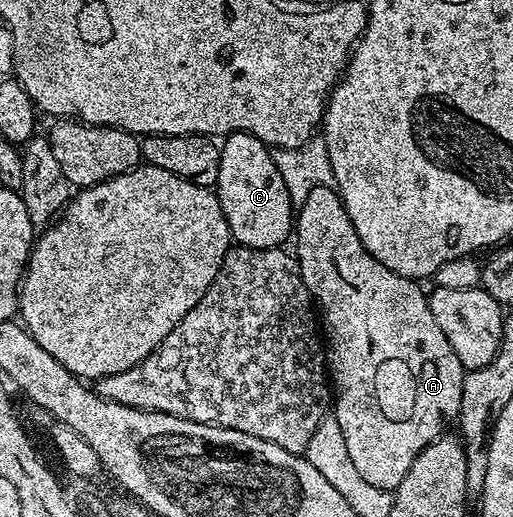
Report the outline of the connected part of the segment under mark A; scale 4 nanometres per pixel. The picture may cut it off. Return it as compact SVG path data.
M318 186L313 188L313 192L309 192L309 196L305 196L293 218L294 242L293 253L298 261L299 274L303 278L305 288L318 305L319 302L323 305L321 326L326 334L325 357L329 367L329 378L333 383L333 416L337 424L341 424L341 436L345 436L345 448L349 452L349 460L353 460L355 474L361 476L365 484L373 484L373 488L378 490L394 491L409 472L416 456L444 433L443 425L446 422L454 423L458 419L465 373L461 360L457 360L457 352L453 352L449 340L445 340L445 332L441 332L437 320L433 320L433 312L427 303L427 294L419 287L422 285L416 279L397 276L397 272L389 272L389 268L385 268L381 260L369 256L369 252L361 244L361 236L357 236L357 228L353 228L353 220L349 220L345 212L345 204L340 200L338 190L331 186Z

